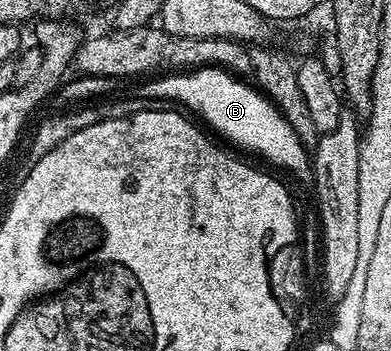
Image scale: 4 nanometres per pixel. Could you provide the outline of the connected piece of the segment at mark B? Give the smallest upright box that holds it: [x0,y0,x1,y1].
[134,67,313,183]

